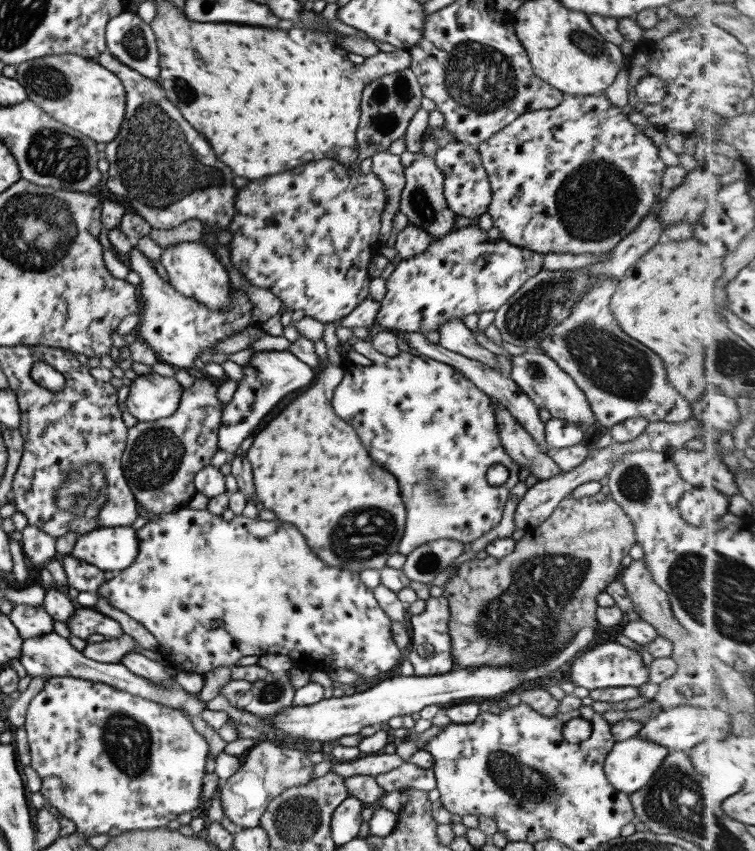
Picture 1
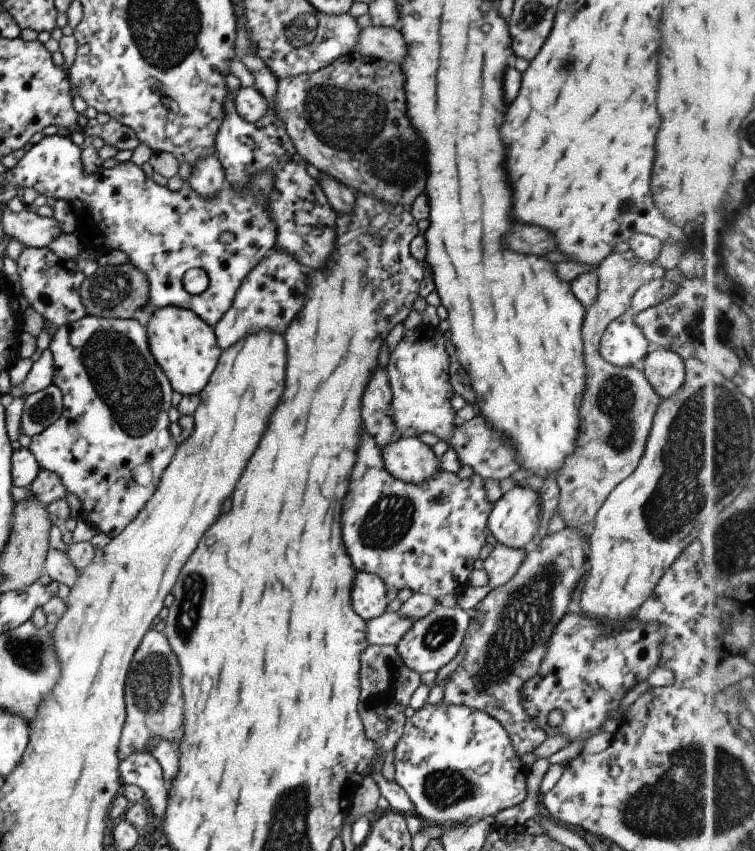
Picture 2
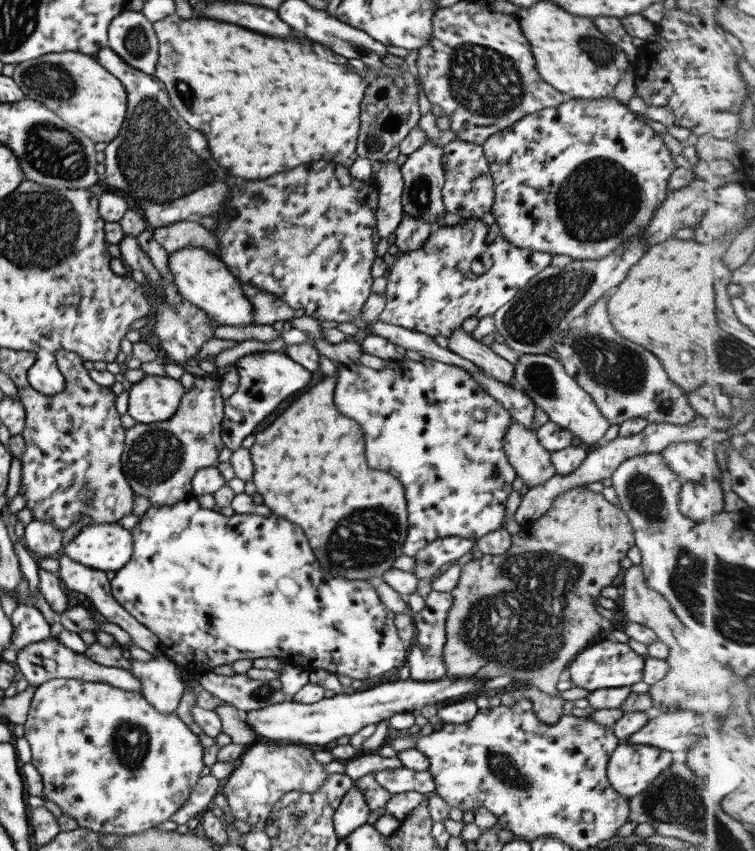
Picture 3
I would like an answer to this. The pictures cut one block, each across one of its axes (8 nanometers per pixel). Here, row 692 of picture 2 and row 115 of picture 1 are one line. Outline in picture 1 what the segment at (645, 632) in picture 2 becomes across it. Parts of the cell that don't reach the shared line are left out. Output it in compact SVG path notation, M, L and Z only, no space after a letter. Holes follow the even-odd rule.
M604 94L597 95L563 95L562 101L552 109L532 110L509 125L501 127L487 140L476 145L481 166L486 172L489 181L491 198L485 214L489 214L492 226L497 228L499 236L503 240L533 252L547 254L603 254L609 252L628 232L631 232L638 222L649 212L655 210L655 206L663 200L665 191L660 185L661 175L665 164L657 156L657 146L640 129L631 124L626 116L626 111L615 107L607 100Z

